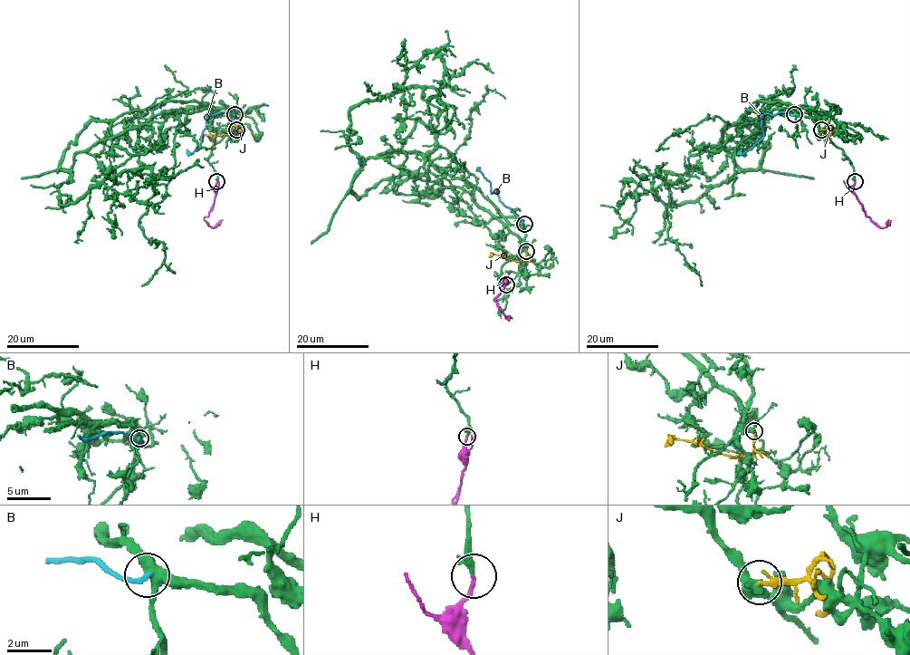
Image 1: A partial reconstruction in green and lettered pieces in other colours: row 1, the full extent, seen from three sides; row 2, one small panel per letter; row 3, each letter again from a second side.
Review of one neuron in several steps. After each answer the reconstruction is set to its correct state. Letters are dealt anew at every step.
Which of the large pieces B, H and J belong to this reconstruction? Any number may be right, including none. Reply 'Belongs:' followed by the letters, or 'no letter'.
Belongs: H

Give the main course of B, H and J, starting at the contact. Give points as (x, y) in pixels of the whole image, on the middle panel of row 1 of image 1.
B: (524, 224), (500, 200), (495, 190), (491, 193), (491, 183), (476, 169)
H: (506, 284), (493, 300), (502, 313), (512, 318)
J: (526, 251), (526, 259), (522, 263), (503, 256), (492, 256)

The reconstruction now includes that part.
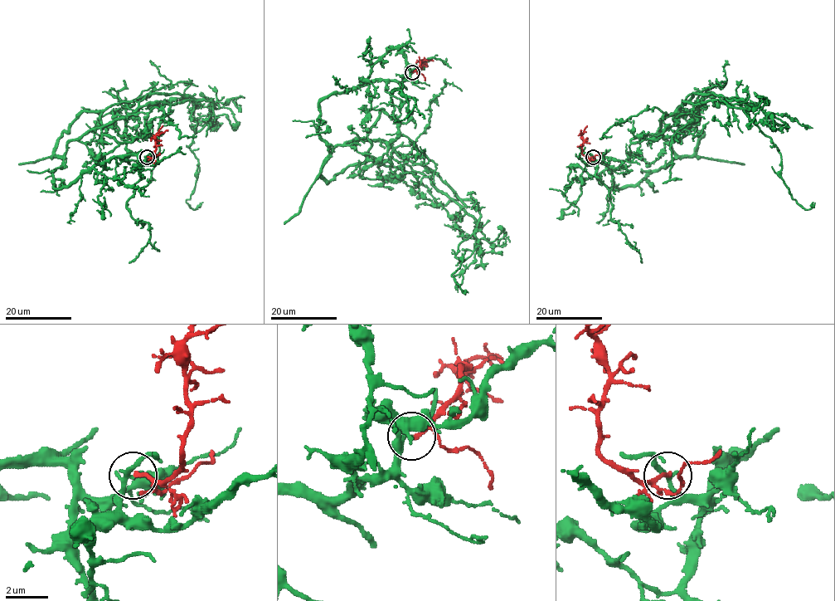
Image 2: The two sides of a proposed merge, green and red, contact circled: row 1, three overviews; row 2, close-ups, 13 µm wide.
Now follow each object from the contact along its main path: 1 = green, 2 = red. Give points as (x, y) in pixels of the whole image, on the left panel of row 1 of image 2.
1: (147, 157), (110, 157), (54, 188), (70, 140), (150, 102), (211, 100), (190, 147), (186, 201), (202, 202)
2: (148, 157), (152, 158), (155, 153), (156, 135), (167, 129)

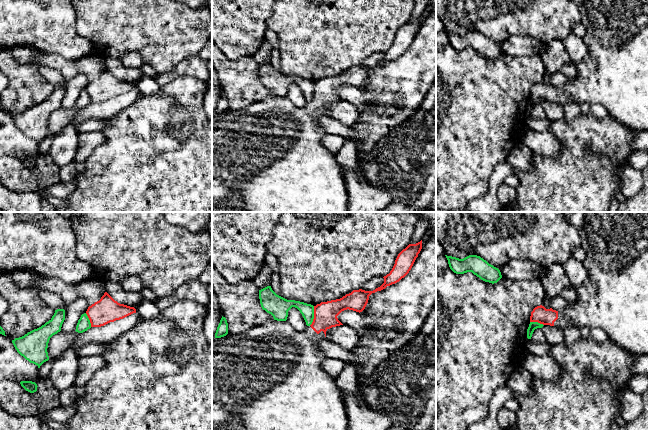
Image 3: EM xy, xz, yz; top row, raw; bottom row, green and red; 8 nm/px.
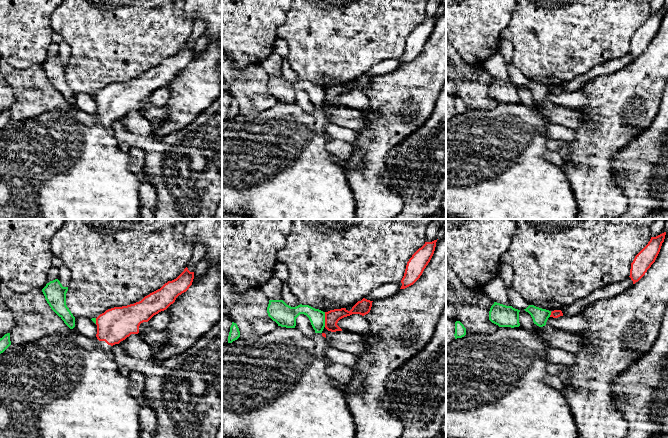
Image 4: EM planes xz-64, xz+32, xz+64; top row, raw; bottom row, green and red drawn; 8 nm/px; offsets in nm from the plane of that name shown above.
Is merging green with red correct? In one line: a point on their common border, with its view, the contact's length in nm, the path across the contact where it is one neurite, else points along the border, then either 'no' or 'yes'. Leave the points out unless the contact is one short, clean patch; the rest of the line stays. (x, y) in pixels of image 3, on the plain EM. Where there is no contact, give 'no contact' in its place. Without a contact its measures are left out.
meets green in xz at (313, 92); contact 170 nm long; border along xz (314, 82), (314, 94), (309, 101); no

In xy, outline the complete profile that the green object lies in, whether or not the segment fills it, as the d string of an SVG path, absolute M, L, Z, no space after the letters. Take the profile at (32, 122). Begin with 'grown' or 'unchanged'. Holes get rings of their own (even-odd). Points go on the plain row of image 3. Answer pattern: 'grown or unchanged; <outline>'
unchanged; M55 86L52 94L44 101L12 116L15 125L26 136L40 144L44 138L49 136L47 128L49 116L61 107L64 96L65 86Z

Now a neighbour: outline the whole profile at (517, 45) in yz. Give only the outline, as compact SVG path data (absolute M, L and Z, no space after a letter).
M513 35L500 45L502 53L508 56L531 56L539 54L544 44L525 35Z

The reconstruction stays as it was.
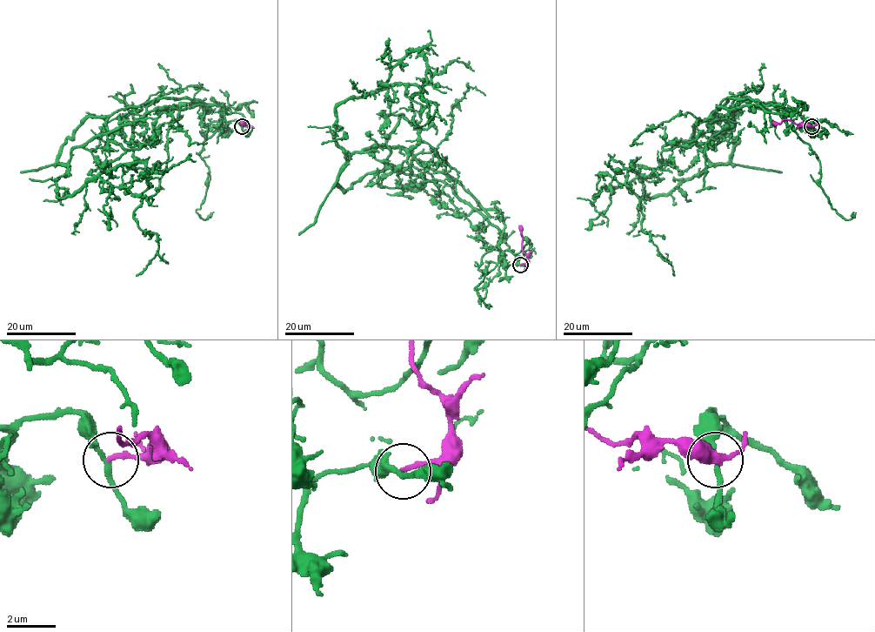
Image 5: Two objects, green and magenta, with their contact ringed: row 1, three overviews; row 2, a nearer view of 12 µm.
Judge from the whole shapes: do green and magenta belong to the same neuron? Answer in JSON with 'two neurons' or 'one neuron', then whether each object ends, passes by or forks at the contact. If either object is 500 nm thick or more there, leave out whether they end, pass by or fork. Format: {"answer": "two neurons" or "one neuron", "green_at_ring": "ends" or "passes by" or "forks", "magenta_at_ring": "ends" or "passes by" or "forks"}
{"answer": "two neurons", "green_at_ring": "passes by", "magenta_at_ring": "ends"}

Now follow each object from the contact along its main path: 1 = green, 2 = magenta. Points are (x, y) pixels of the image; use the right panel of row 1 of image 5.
1: (811, 126), (798, 112), (725, 97), (695, 125), (702, 171), (650, 198), (630, 166), (641, 229), (674, 276)
2: (811, 126), (787, 119), (781, 123), (771, 122)

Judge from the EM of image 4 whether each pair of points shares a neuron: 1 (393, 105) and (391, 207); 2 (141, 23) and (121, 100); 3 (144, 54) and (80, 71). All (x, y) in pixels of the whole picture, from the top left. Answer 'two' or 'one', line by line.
1: one
2: two
3: one

